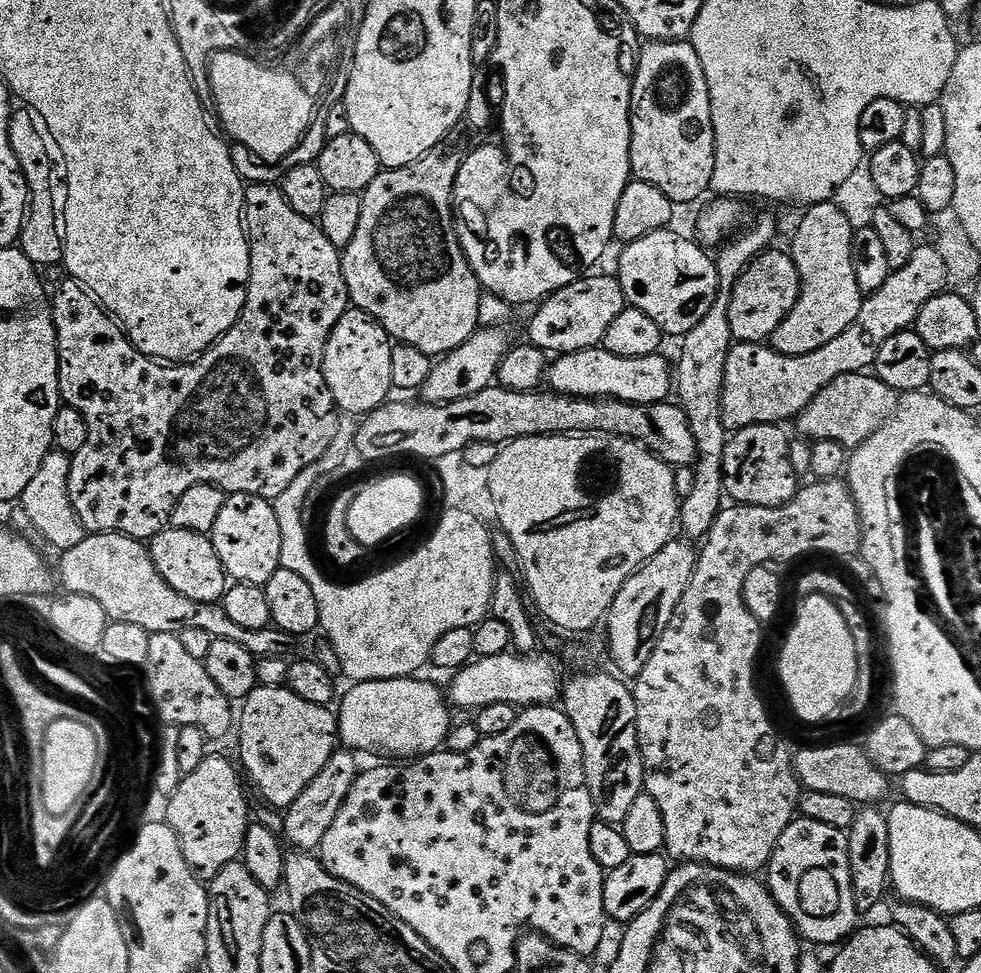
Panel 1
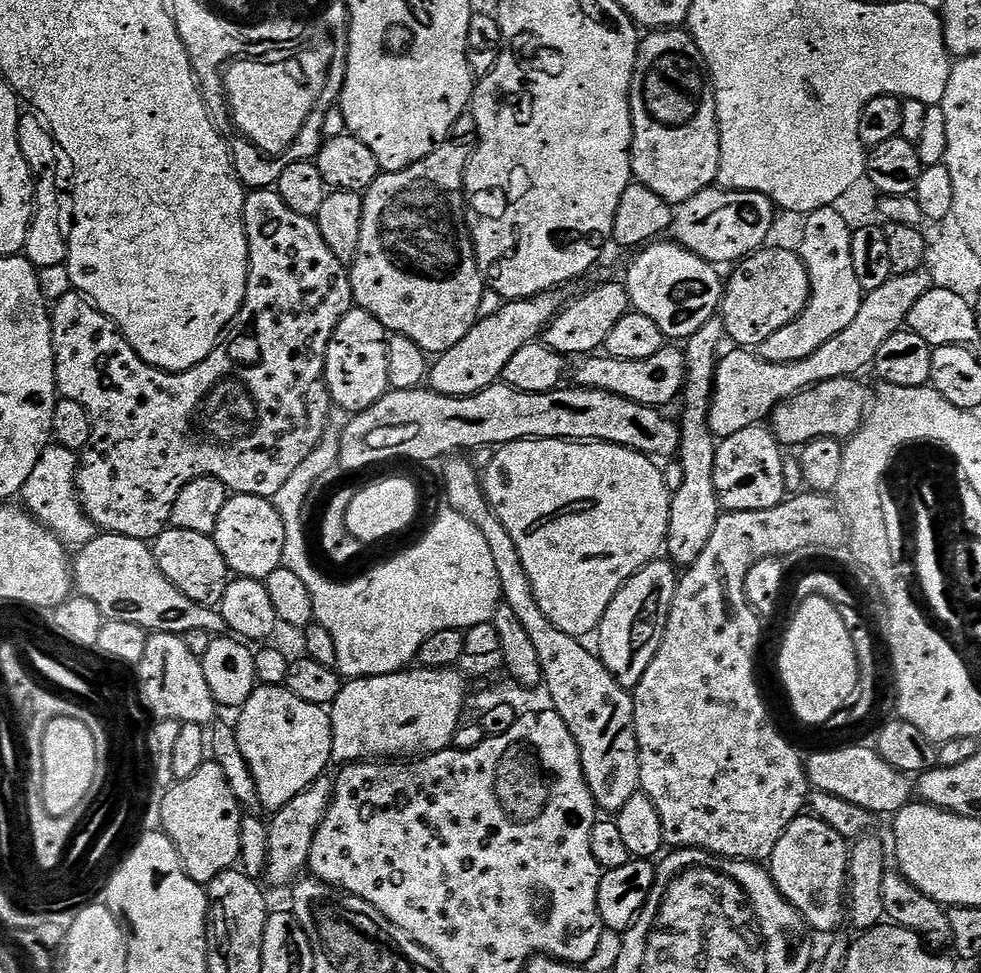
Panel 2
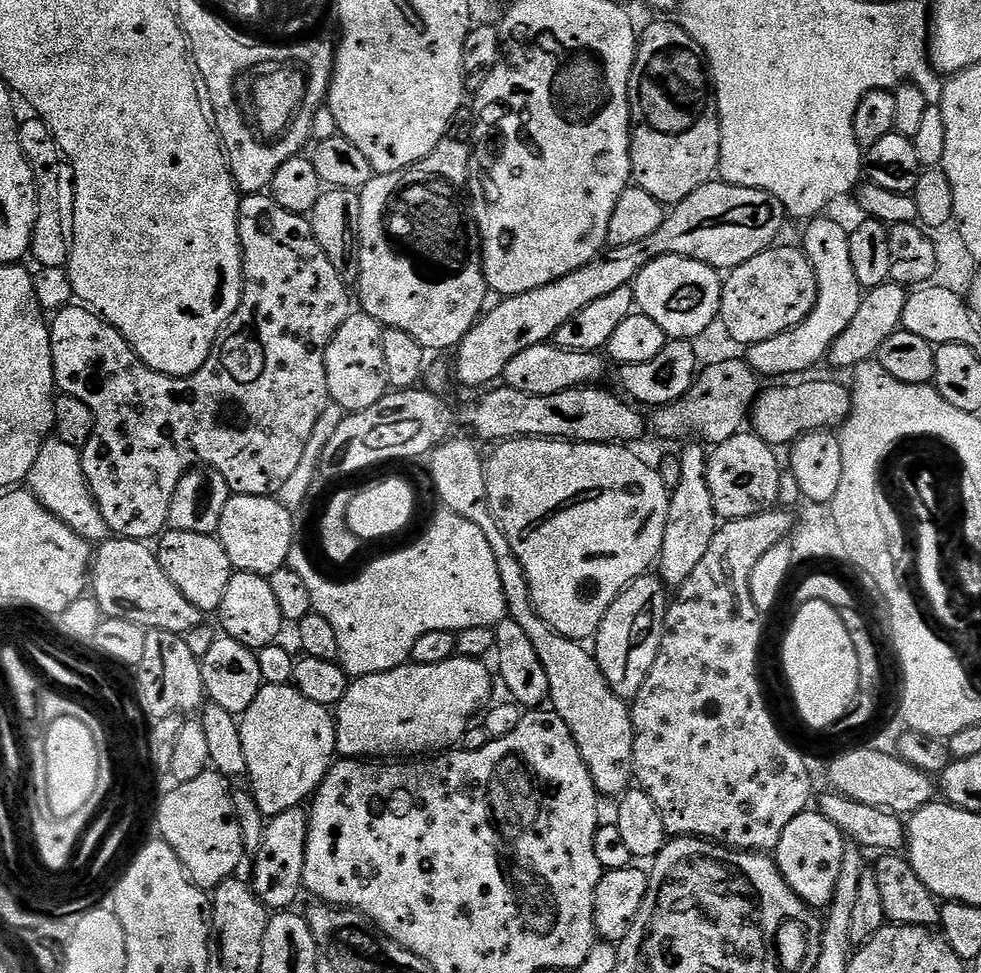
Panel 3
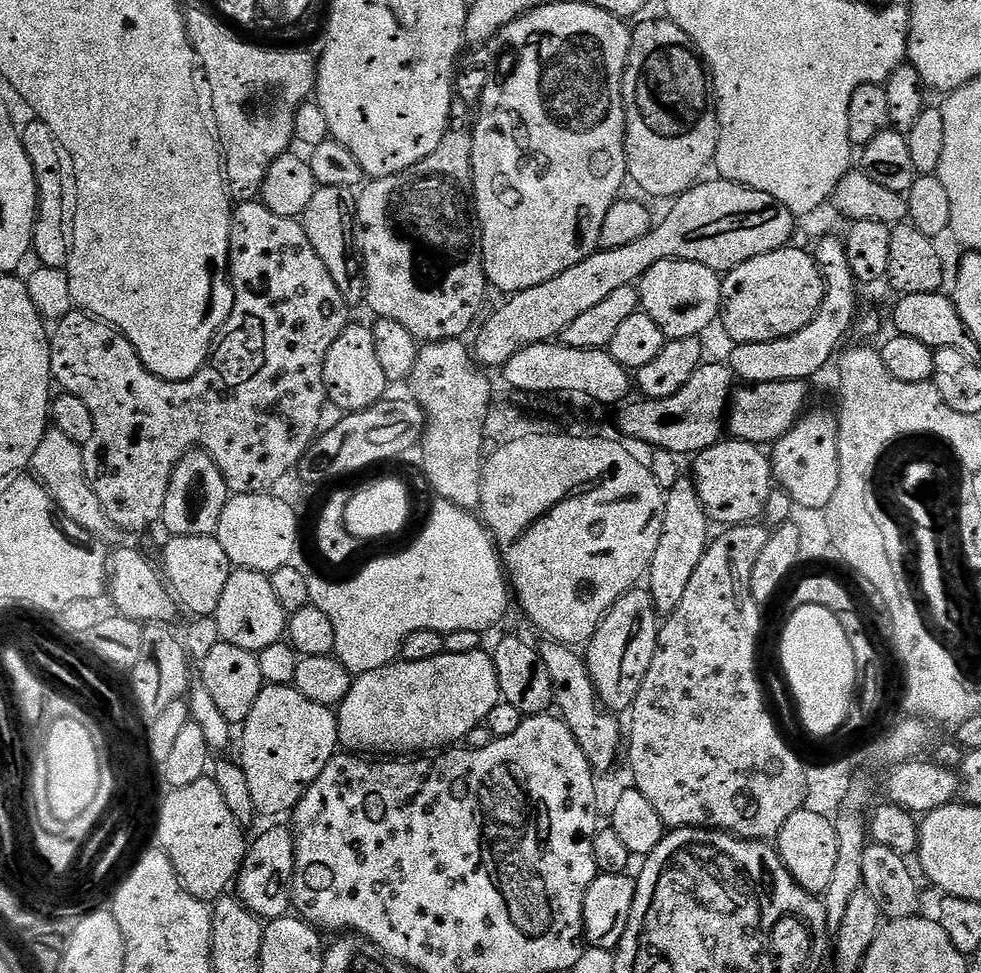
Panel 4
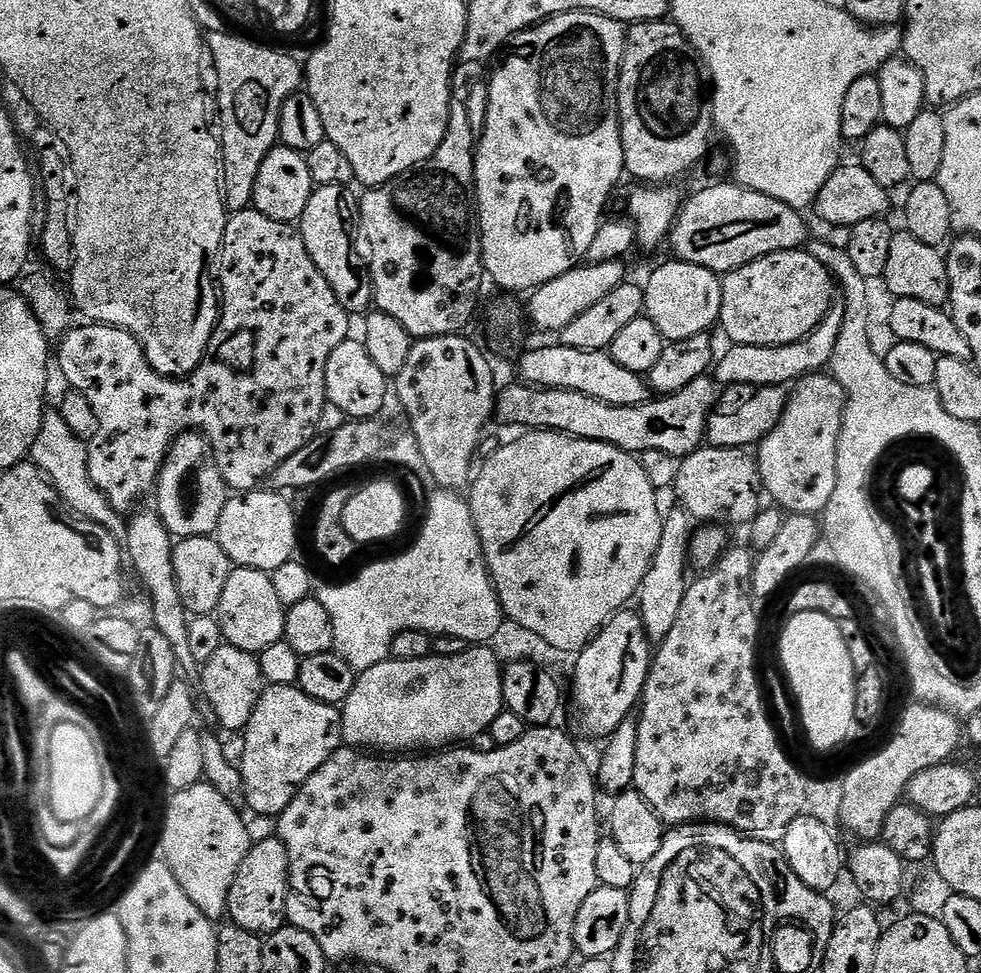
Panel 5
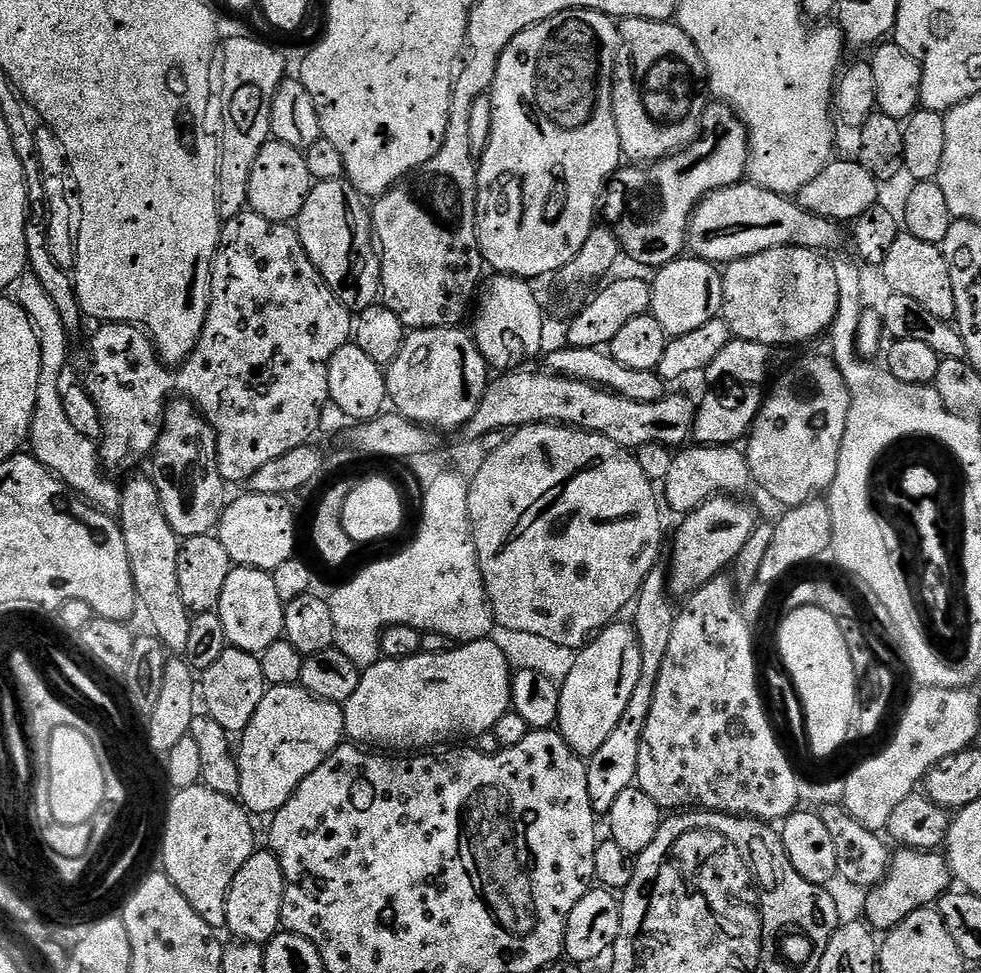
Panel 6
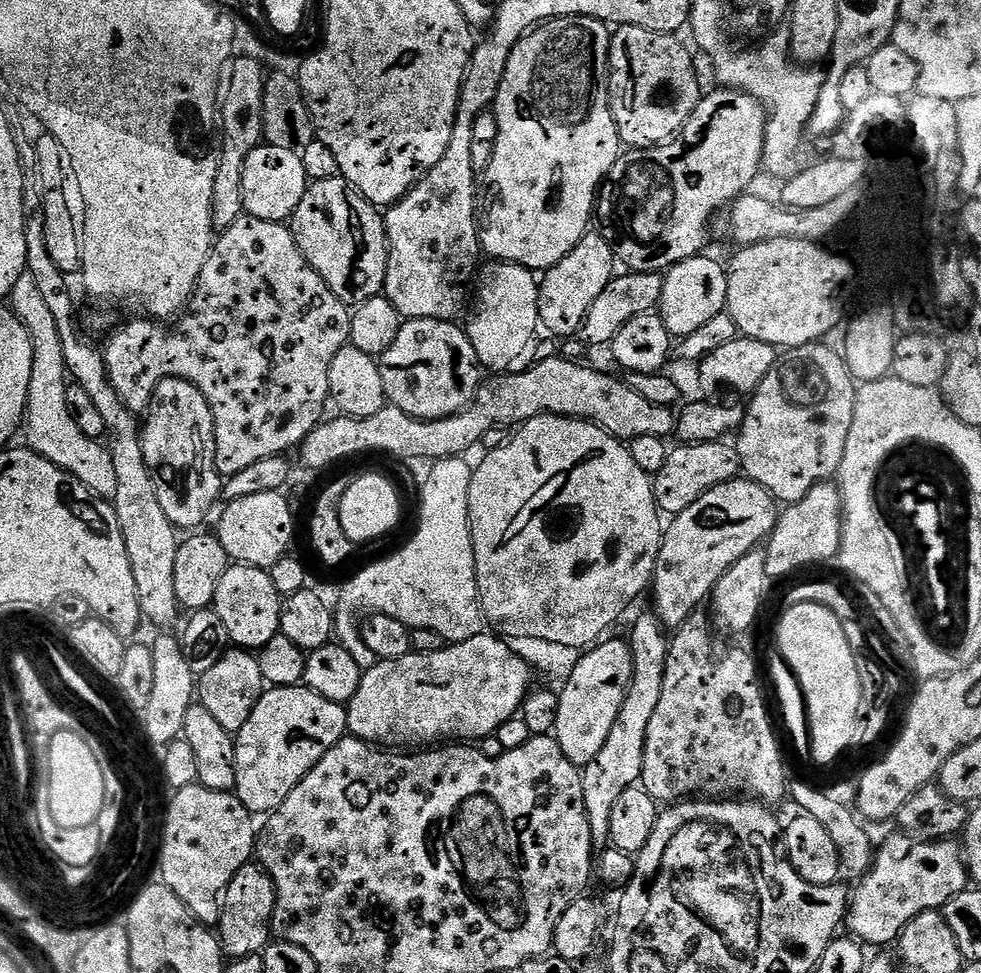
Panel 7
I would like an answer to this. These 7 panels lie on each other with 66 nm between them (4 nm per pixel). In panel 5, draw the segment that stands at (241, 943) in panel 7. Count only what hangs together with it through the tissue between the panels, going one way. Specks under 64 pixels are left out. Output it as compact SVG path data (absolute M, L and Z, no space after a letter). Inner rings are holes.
M275 835L268 836L265 840L257 839L252 849L242 858L242 866L234 878L234 886L230 886L228 899L227 919L237 924L242 930L250 930L255 936L267 938L272 932L285 927L286 898L288 897L288 855L286 846Z

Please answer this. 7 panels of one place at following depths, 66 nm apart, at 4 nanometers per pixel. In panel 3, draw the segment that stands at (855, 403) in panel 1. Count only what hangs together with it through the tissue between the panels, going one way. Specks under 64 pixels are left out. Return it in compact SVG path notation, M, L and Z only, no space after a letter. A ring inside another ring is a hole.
M812 378L785 383L785 388L765 387L761 391L750 413L750 424L758 438L773 446L791 446L807 432L836 430L848 421L852 410L851 387L836 380L808 379Z

